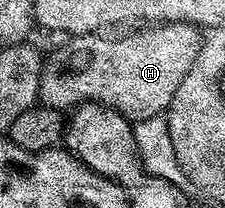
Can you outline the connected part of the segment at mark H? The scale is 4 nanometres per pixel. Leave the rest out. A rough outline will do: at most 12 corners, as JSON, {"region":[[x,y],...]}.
{"region":[[164,24],[70,36],[45,57],[39,101],[163,115],[204,36]]}

